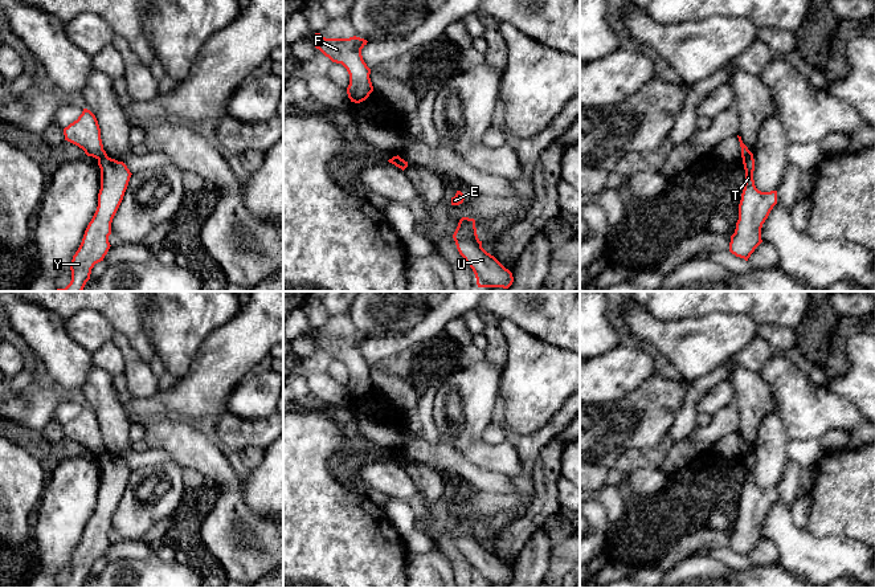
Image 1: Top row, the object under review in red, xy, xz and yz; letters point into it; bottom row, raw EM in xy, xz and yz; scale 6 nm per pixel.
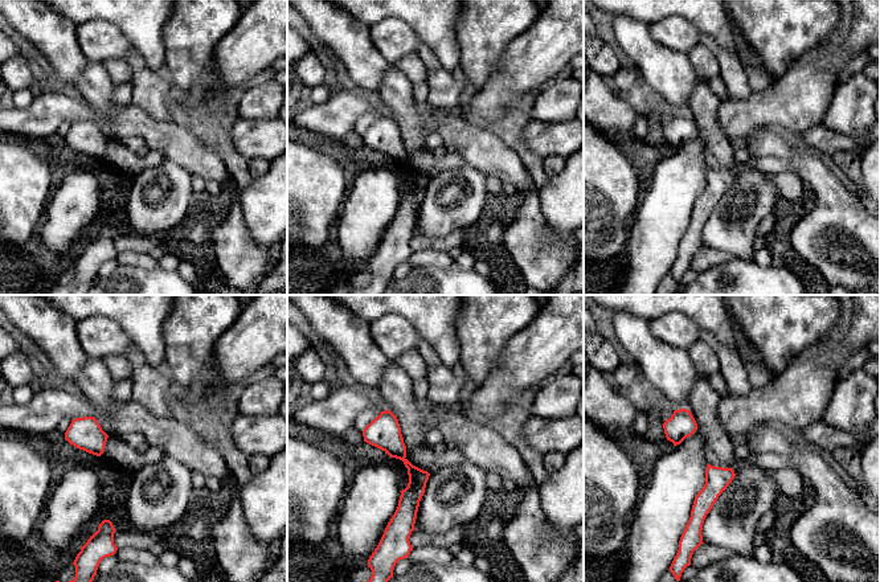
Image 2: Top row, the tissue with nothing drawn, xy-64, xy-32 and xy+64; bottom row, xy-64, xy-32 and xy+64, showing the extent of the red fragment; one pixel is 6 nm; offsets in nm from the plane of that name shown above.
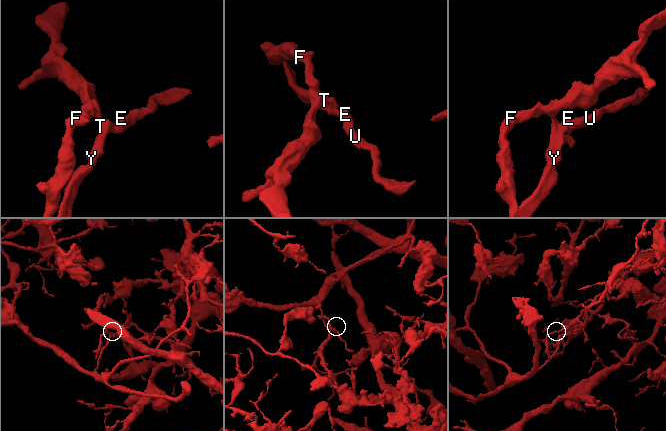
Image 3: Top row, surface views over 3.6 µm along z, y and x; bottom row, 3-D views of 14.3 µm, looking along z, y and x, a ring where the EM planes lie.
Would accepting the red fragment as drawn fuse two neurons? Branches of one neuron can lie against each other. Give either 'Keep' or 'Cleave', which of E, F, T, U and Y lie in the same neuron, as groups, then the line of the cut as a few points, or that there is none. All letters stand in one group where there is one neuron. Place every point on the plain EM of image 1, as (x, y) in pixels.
Cleave. Groups: E T U Y / F. Split along yz (752, 452), (743, 456)

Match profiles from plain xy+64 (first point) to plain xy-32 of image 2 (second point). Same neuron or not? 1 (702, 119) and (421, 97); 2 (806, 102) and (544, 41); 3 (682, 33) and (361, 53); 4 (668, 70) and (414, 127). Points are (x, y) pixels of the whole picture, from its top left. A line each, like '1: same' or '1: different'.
1: different
2: same
3: different
4: different

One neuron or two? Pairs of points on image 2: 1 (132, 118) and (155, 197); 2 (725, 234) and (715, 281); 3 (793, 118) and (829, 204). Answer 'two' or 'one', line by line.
1: two
2: two
3: two

